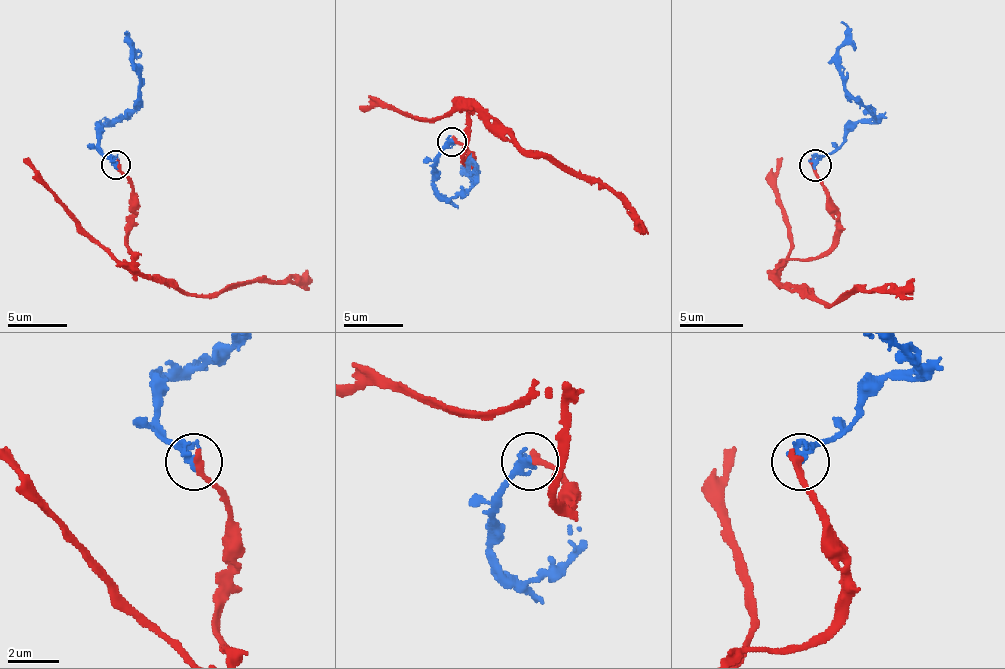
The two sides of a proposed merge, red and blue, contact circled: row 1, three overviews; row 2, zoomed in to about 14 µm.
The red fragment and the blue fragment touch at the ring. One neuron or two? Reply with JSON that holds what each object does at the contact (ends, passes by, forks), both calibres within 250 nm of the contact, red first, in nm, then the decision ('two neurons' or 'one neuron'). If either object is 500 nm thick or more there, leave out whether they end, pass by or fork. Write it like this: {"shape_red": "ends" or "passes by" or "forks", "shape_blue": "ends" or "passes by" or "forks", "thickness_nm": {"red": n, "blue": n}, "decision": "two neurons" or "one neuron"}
{"shape_red": "ends", "shape_blue": "passes by", "thickness_nm": {"red": 280, "blue": 240}, "decision": "one neuron"}

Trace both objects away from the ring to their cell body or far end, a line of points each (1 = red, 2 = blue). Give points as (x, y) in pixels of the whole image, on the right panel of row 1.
1: (816, 164), (838, 237), (816, 257), (780, 266), (780, 282), (806, 289), (825, 305), (854, 289), (915, 289)
2: (816, 164), (841, 145), (860, 122), (876, 119), (844, 87), (841, 20)

